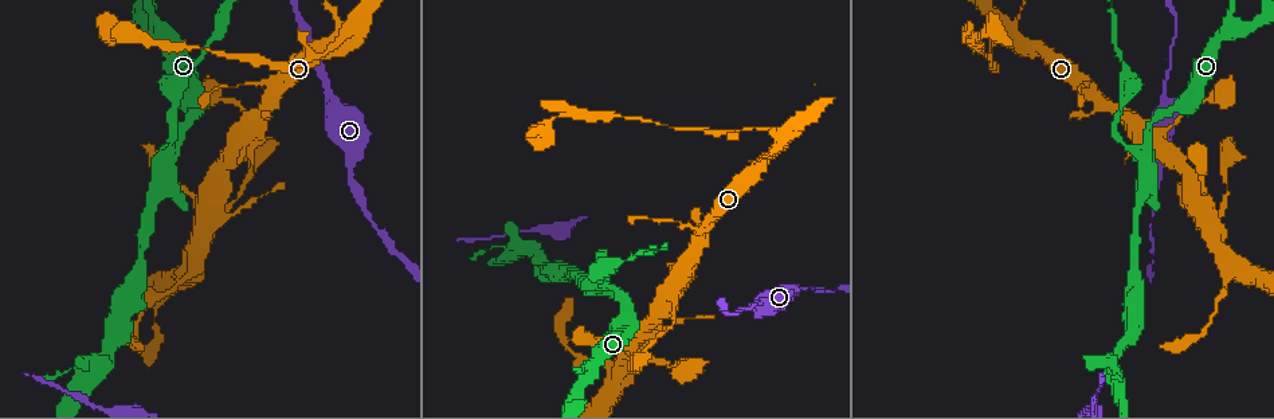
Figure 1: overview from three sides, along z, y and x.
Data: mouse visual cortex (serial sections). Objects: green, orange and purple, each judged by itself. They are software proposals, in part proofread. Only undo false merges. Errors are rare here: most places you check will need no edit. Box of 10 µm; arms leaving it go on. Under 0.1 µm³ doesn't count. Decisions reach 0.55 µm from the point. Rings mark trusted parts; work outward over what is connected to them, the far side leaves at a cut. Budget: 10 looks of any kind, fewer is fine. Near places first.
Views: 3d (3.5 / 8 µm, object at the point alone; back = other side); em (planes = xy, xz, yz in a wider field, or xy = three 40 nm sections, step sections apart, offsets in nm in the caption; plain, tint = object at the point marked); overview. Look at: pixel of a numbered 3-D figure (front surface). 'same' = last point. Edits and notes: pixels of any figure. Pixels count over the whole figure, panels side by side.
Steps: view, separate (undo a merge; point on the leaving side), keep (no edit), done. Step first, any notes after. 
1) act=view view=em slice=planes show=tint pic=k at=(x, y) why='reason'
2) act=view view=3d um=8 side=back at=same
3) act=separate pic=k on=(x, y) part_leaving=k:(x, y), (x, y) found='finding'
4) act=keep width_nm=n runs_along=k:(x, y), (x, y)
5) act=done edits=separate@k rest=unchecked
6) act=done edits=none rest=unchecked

act=view view=3d um=8 pic=1 at=(1162, 175) why='sudden change in width'

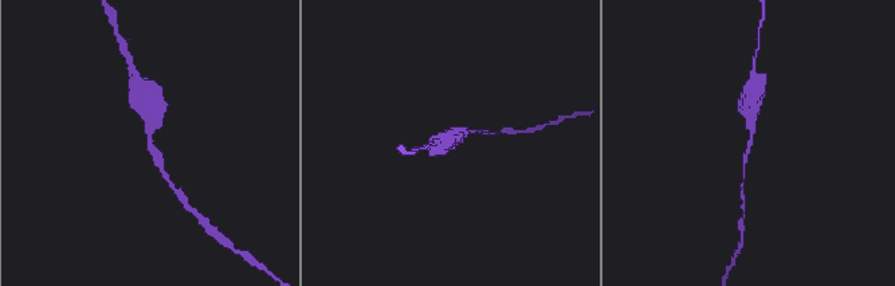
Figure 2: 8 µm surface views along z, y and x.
act=view view=em slice=xy step=3 show=tint at=same arm_widths_nm=150,450

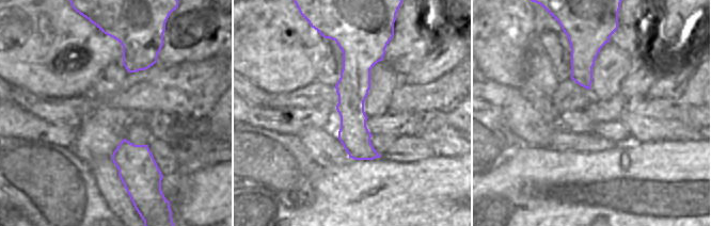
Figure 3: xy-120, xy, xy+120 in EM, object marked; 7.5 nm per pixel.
act=keep runs_along=2:(149, 101), (150, 148), (165, 173) found='one cell here'

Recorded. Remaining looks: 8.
act=view view=3d um=3.5 pic=1 at=(1210, 226) why='branch point'

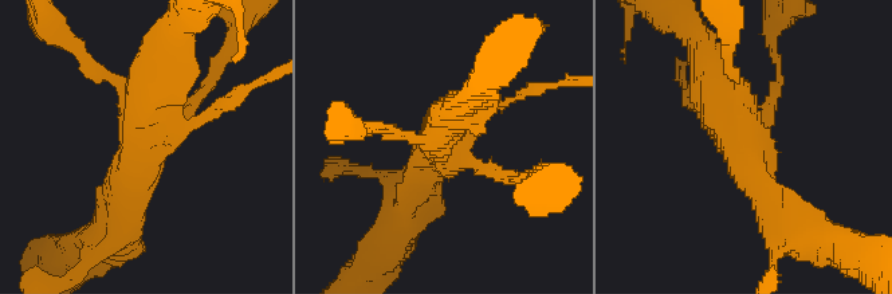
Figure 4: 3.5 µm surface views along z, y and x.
act=view view=em slice=xy step=2 show=tint pic=4 at=(744, 149) why='need the tissue'

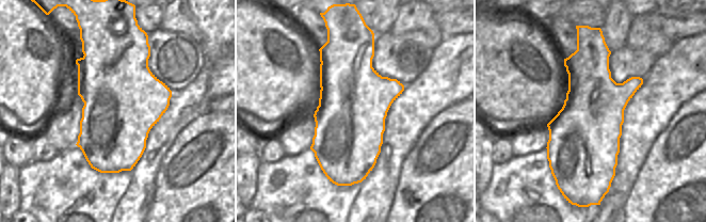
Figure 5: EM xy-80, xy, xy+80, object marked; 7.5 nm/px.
act=view view=em slice=xy step=3 show=tint at=same

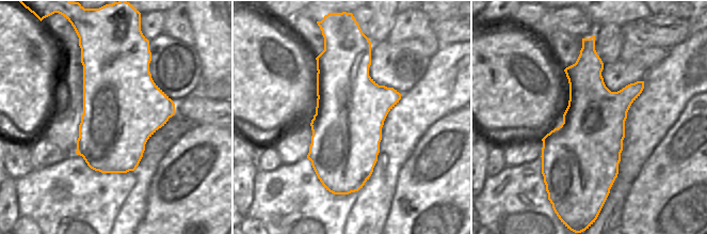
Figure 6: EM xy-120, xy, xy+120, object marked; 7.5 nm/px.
act=keep runs_along=4:(708, 65), (746, 168), (779, 226) found='continuous, no second cell'

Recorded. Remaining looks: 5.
act=view view=3d um=8 pic=1 at=(170, 150) why='sharp bend'

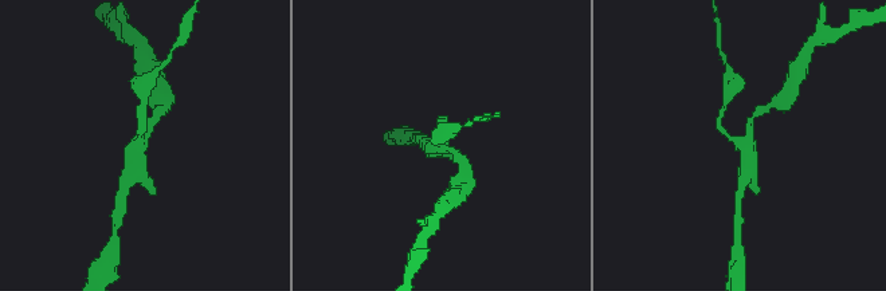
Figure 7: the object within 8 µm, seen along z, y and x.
act=view view=em slice=xy step=5 show=tint at=same why='need the tissue'

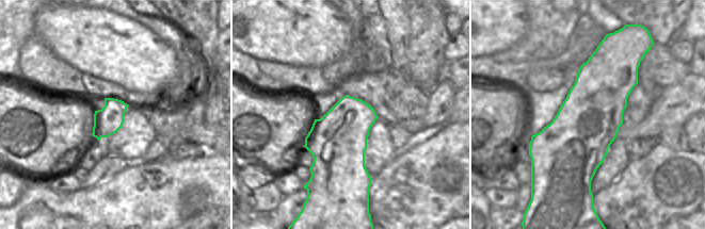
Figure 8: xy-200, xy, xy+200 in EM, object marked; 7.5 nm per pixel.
act=keep runs_along=7:(160, 111), (146, 125), (128, 177) found='one cell here'

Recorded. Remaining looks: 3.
act=view view=3d um=3.5 side=back pic=1 at=(305, 61)

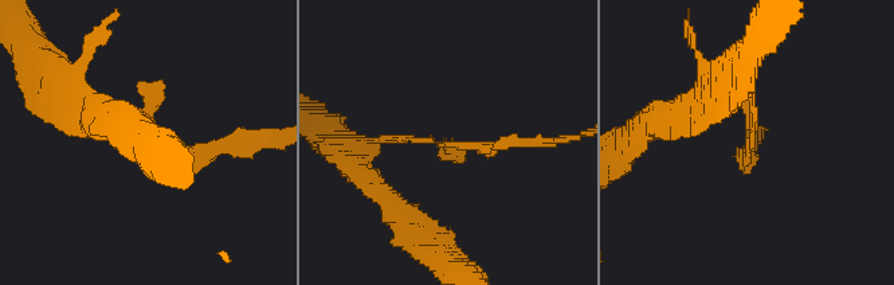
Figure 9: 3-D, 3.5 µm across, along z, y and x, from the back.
act=view view=em slice=xy step=3 show=tint pic=9 at=(444, 142)

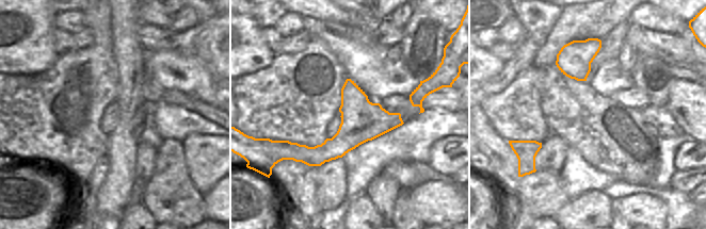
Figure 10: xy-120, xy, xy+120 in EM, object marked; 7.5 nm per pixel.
act=keep runs_along=10:(398, 116), (325, 152), (289, 149) found='one cell here'

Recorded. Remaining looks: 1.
act=done edits=none rest=unchecked

